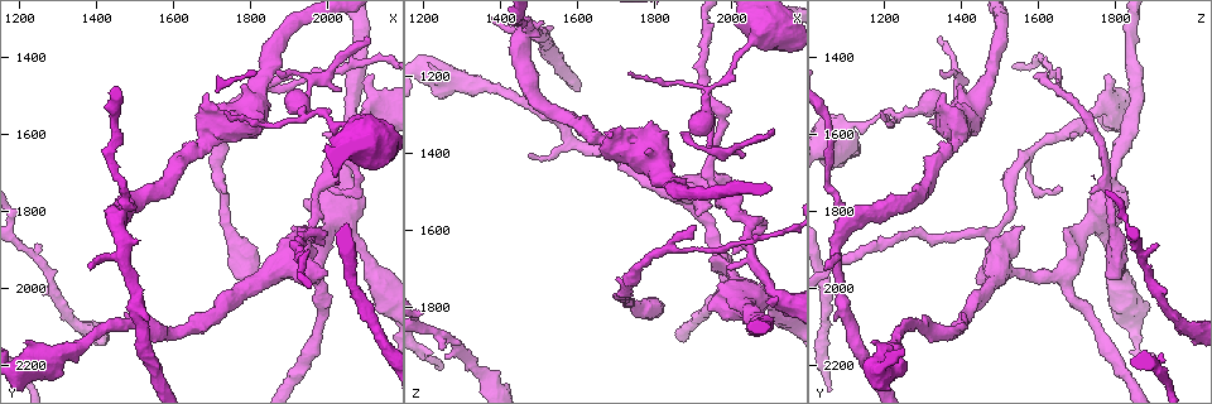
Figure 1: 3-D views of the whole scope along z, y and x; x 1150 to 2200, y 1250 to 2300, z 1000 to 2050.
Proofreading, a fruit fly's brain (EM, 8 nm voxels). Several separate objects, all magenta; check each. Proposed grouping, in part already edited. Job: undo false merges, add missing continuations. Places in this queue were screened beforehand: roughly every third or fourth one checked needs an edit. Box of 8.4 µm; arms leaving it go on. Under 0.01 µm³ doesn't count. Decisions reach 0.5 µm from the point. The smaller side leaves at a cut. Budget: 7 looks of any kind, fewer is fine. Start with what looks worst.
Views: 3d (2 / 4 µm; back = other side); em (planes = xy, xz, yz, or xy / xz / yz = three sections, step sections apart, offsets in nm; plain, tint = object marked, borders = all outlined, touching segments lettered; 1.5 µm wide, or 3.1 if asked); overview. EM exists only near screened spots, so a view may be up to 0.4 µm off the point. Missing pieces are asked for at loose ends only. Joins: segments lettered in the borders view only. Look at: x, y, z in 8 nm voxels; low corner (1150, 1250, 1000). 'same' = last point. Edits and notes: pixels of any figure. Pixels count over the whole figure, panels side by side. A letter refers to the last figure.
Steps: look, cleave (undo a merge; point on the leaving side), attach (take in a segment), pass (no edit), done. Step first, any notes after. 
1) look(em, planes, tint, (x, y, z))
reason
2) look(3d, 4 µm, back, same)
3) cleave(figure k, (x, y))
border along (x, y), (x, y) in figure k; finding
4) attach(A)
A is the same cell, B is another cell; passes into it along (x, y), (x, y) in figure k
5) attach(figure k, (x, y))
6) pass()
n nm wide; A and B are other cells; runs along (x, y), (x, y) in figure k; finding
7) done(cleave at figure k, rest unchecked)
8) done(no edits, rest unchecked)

look(em, planes, plain, (1870, 1430, 1350))
thin end

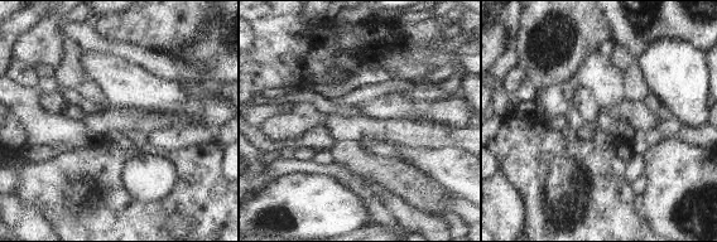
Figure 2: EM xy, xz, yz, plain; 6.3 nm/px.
look(em, planes, borders, same)
see the neighbours

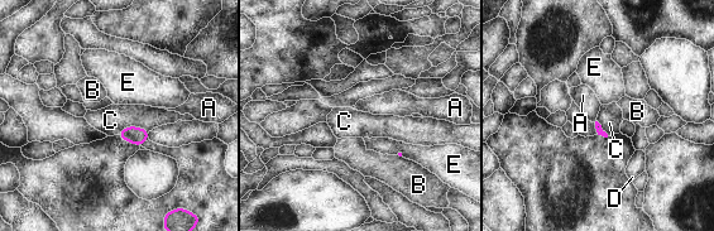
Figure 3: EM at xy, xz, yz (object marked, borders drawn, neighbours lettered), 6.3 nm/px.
pass()
A, B, C, D and E are other cells; border along (148, 133), (125, 126), (116, 134) in figure 3; none of them fits

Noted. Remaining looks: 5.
look(3d, 2 µm, (2010, 1740, 1665))
free end

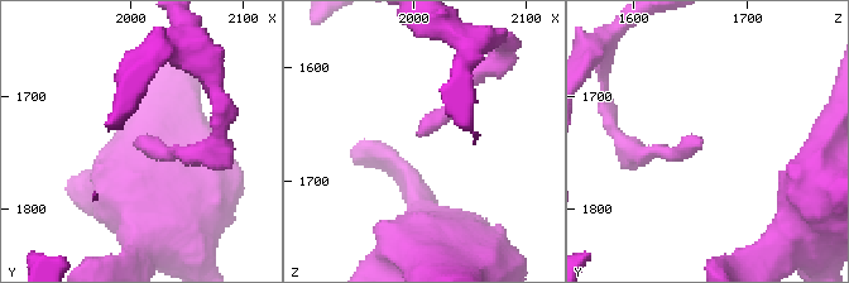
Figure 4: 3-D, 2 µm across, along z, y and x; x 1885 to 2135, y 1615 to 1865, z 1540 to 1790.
look(em, planes, borders, (2004, 1740, 1656))
need the tissue

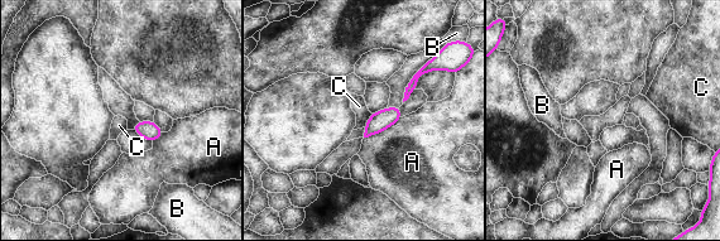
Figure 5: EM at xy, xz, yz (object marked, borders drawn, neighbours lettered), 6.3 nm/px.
pass()
A, B and C are other cells; border along (372, 114), (364, 126) in figure 5; none of them fits

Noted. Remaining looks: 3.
look(em, planes, borders, (1840, 1480, 1650))
a narrow waist

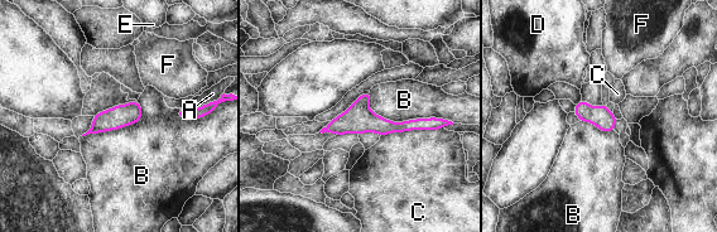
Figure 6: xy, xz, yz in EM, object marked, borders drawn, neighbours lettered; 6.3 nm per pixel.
pass()
A, B, C, D, E and F are other cells; border along (369, 91), (393, 121), (447, 120) in figure 6; all the same cell

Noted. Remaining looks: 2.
done(no edits, rest unchecked)

